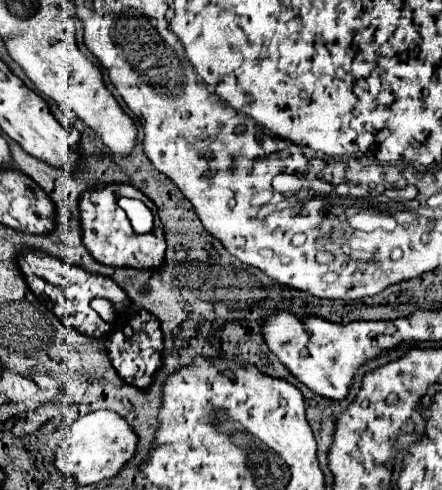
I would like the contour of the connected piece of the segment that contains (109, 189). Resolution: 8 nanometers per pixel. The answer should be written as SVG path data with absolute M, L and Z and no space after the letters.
M108 184L100 190L88 190L80 198L80 212L82 212L82 230L84 230L84 244L90 250L90 254L106 266L120 266L120 268L138 268L138 270L158 270L164 266L164 228L156 226L150 234L136 234L130 226L130 220L126 212L118 206L118 198L140 198L144 202L144 196L128 186L128 184Z

